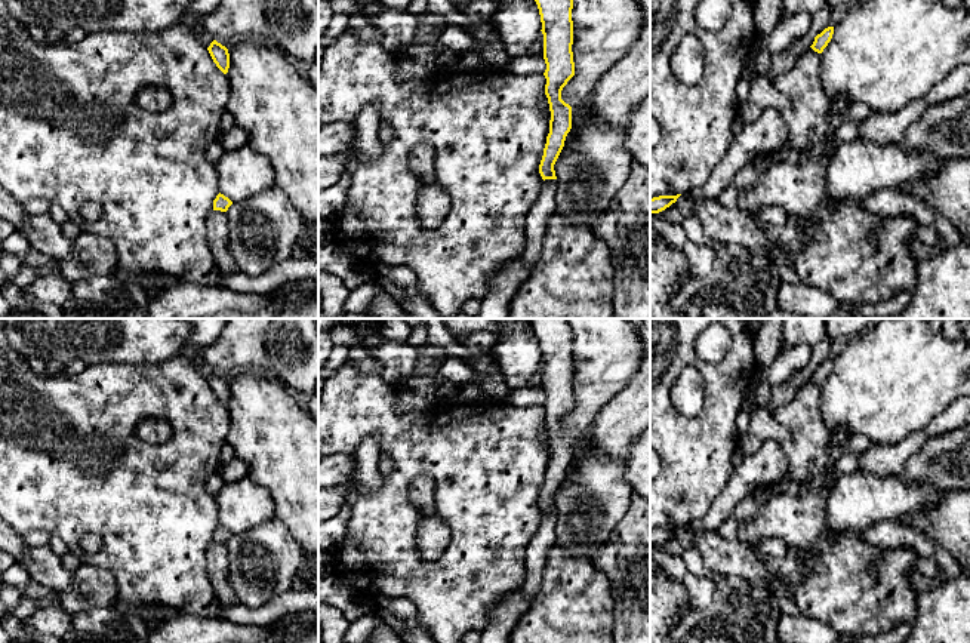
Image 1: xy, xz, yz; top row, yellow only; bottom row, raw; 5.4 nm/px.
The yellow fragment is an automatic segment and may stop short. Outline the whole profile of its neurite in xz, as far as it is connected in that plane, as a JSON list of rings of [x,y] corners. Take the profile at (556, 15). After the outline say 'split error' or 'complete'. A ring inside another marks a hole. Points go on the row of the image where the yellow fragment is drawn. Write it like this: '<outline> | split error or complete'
[[[535,0],[539,9],[543,34],[543,59],[546,70],[545,95],[551,120],[549,133],[539,164],[543,179],[541,194],[526,216],[526,247],[523,261],[532,273],[542,256],[543,236],[549,218],[555,213],[557,176],[554,164],[572,129],[572,107],[561,99],[561,90],[575,76],[573,62],[573,0]]] | split error

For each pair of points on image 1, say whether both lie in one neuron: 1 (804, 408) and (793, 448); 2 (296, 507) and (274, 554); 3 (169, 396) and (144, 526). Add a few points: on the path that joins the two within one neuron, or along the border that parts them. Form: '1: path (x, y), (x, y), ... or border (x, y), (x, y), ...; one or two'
1: path (804, 418), (803, 437); one
2: border (276, 517), (290, 532), (302, 551); two
3: path (181, 428), (181, 465), (154, 494); one

